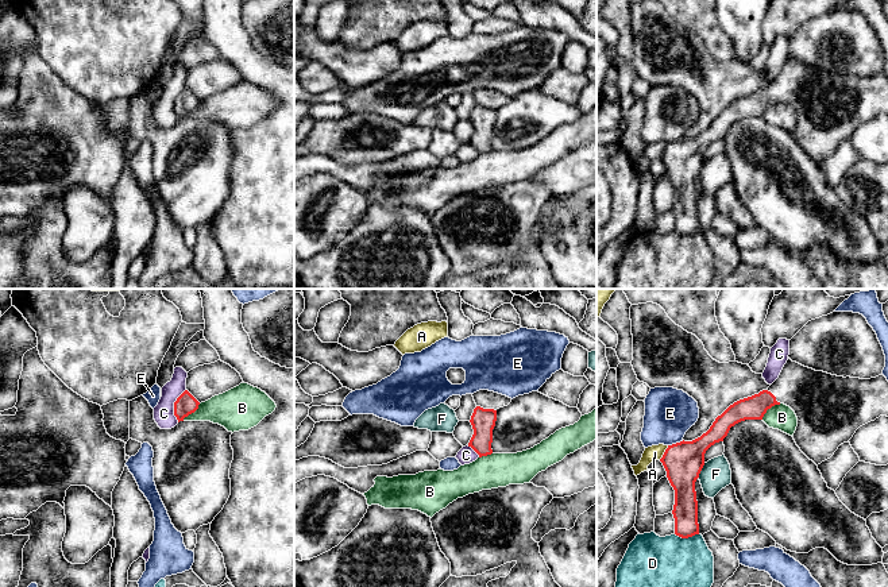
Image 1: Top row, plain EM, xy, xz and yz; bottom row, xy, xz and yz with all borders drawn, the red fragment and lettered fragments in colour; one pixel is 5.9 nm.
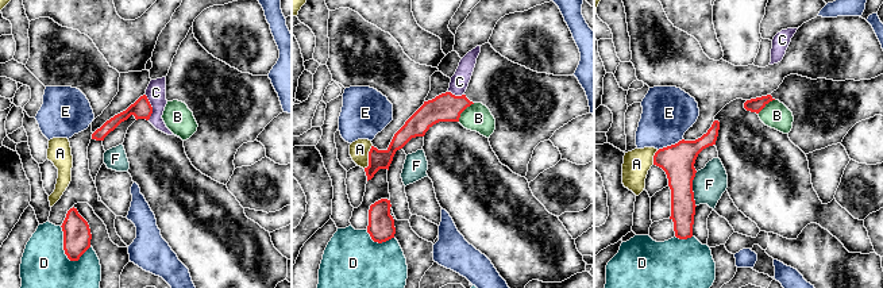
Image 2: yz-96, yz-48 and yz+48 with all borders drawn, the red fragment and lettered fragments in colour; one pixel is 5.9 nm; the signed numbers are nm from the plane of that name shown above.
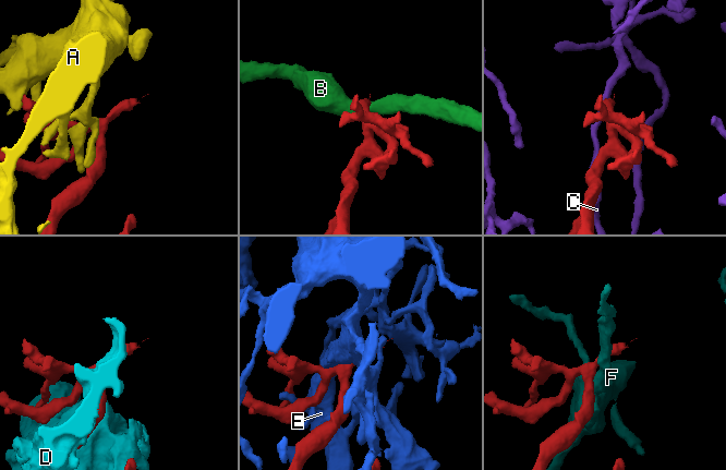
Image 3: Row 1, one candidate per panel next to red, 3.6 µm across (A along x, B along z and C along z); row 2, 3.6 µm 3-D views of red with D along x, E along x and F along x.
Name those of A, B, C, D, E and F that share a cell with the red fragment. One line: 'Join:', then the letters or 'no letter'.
Join: no letter

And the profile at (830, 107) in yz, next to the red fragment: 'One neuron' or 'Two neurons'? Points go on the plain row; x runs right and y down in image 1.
One neuron

